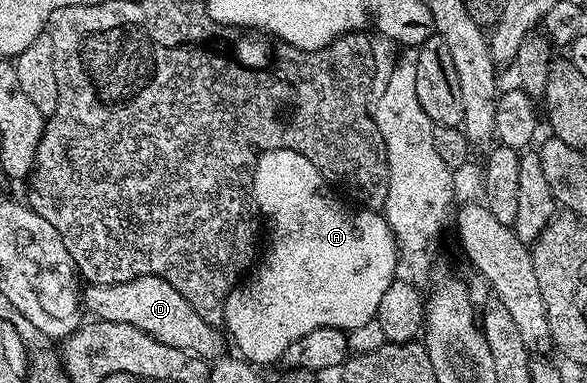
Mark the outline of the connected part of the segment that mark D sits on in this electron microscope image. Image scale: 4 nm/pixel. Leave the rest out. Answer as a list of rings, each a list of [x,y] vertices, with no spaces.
[[[137,277],[115,285],[87,284],[84,309],[91,318],[99,321],[140,327],[140,331],[152,335],[152,339],[202,357],[207,363],[213,363],[228,353],[227,334],[219,326],[200,319],[192,303],[188,303],[188,299],[184,299],[184,295],[180,295],[180,291],[176,291],[176,287],[162,277]]]

